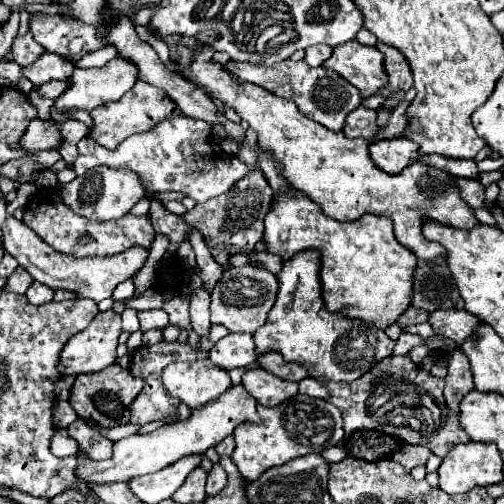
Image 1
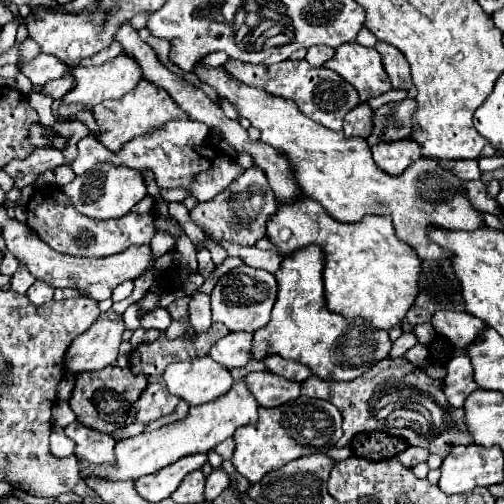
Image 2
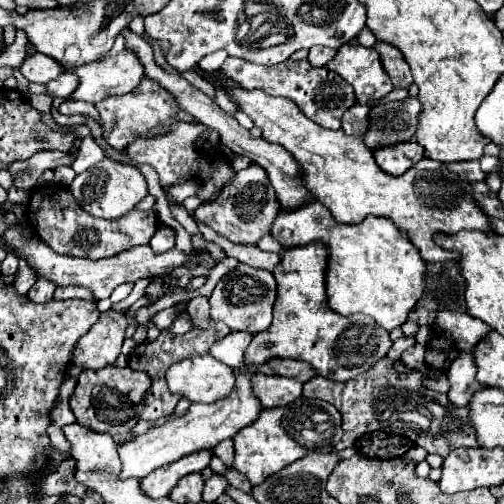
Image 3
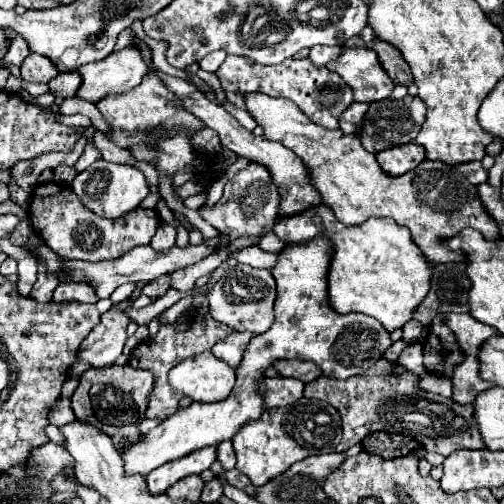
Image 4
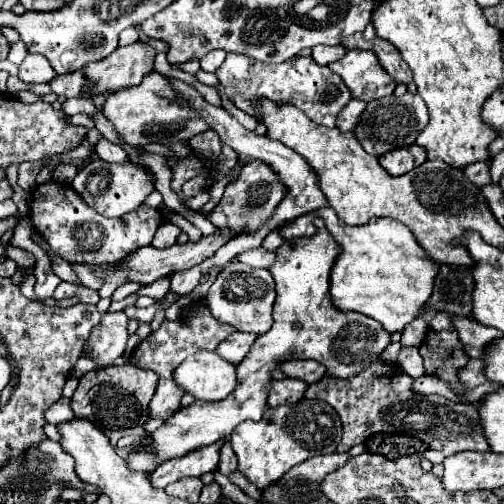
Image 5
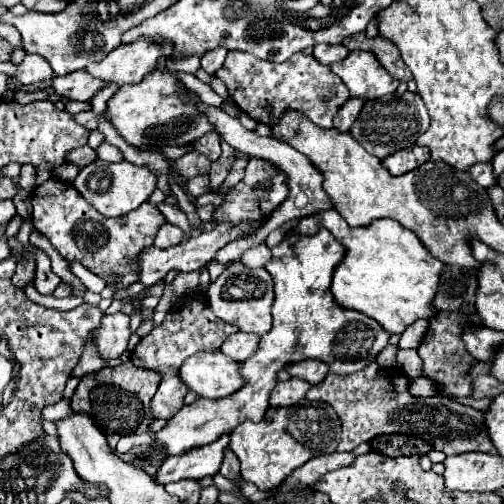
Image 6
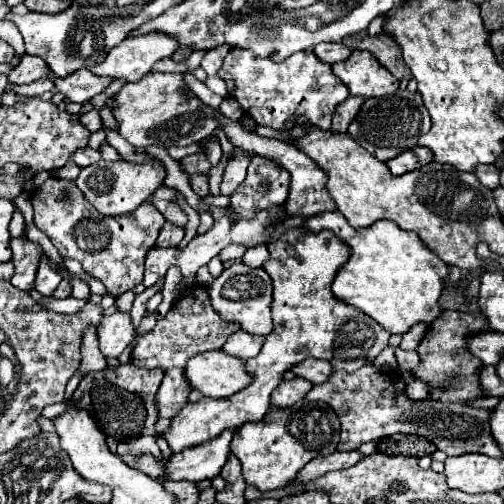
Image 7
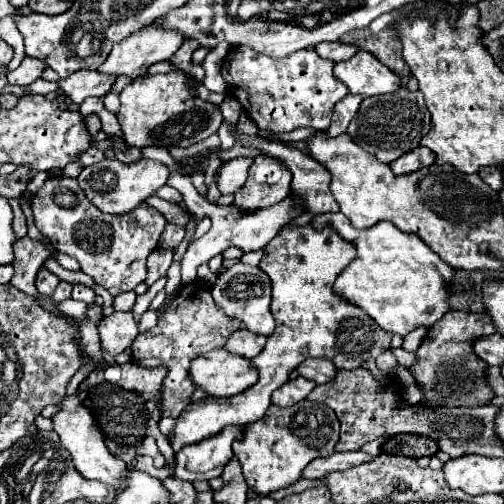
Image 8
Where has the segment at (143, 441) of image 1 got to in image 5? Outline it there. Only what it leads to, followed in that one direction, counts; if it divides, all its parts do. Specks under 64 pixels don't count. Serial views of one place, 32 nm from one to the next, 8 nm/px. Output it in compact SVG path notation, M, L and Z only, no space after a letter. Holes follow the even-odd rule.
M320 230L316 236L306 240L284 242L276 250L276 262L268 268L276 280L274 324L266 334L254 340L252 352L248 352L238 366L238 386L232 396L218 402L196 400L190 406L180 408L158 430L148 434L146 444L128 454L126 464L132 472L136 470L148 474L166 460L180 458L218 440L228 440L236 426L244 420L260 420L270 390L270 372L276 368L276 362L292 358L316 360L326 368L328 376L348 378L356 376L380 358L384 348L390 344L390 334L382 328L382 324L358 312L340 312L330 302L328 286L336 256L338 244L326 230Z

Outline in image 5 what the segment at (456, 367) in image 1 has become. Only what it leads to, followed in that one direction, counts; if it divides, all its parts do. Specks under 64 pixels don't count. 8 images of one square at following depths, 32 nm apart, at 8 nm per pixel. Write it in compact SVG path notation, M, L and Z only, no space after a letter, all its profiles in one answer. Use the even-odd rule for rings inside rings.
M468 358L466 366L460 370L460 384L464 384L464 392L458 394L460 400L476 402L486 392L492 392L498 388L498 384L488 382L484 378L482 370L484 370L484 362L480 358Z

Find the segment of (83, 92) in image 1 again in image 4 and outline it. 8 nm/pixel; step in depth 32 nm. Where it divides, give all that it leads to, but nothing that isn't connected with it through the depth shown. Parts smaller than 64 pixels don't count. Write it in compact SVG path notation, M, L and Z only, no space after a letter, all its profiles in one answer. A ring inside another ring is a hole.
M126 46L96 64L84 64L78 72L82 76L82 84L76 96L96 104L110 94L124 94L136 88L146 72L148 66L142 60L140 50Z

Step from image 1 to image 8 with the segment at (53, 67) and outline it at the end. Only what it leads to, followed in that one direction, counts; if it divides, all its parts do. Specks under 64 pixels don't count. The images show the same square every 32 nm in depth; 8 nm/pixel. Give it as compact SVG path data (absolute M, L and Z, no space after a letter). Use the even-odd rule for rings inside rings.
M24 56L22 64L8 72L8 82L10 84L18 84L18 86L24 86L24 84L32 84L34 80L42 78L42 72L44 72L46 64L42 60L36 60L36 58L30 58L30 56Z

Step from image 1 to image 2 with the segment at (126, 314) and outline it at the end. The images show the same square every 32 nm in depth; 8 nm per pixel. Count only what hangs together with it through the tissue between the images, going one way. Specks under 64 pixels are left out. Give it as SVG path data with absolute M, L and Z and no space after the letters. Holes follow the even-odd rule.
M130 306L130 308L122 314L122 318L124 318L126 330L136 330L136 328L140 326L140 320L138 320L138 308L136 308L136 306Z

